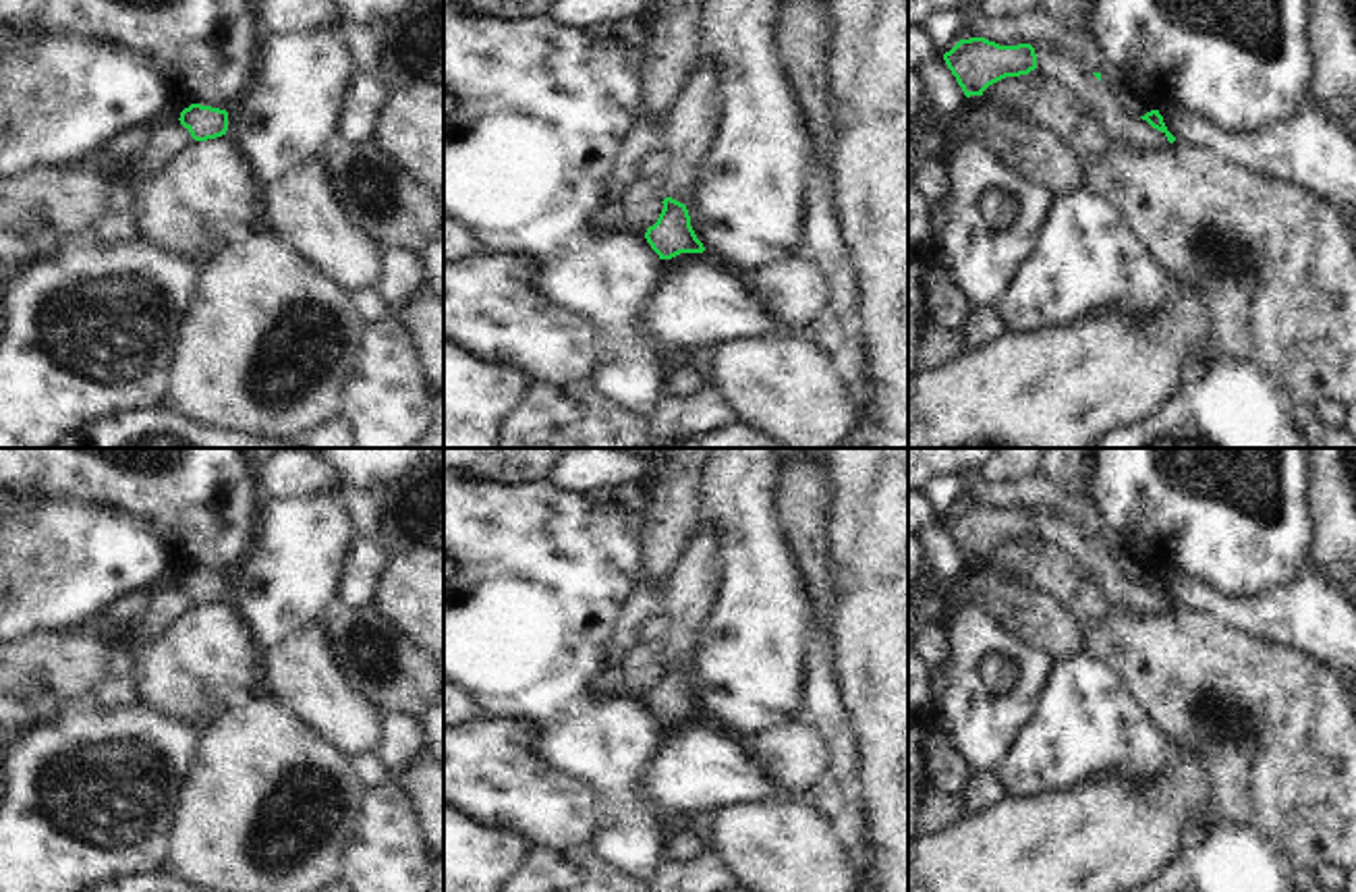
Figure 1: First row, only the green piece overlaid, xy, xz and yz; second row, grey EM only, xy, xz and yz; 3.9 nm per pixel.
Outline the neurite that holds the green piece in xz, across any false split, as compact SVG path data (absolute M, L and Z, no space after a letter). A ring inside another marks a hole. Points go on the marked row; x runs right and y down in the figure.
M666 197L663 210L653 226L647 228L645 239L659 259L672 259L680 253L703 253L705 247L697 239L690 216L684 203Z

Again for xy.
M191 104L178 120L195 141L216 139L228 131L228 112L211 106Z

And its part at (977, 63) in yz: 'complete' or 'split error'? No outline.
complete

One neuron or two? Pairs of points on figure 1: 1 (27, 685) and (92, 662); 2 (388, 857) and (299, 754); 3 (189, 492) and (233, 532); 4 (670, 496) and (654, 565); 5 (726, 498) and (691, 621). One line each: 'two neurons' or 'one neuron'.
1: one neuron
2: two neurons
3: one neuron
4: one neuron
5: two neurons

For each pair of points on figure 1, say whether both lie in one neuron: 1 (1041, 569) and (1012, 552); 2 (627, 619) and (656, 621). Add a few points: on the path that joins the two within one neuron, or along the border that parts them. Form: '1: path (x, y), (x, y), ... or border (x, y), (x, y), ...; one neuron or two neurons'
1: path (1035, 563), (1019, 559); one neuron
2: border (660, 606), (643, 621), (637, 639); two neurons

